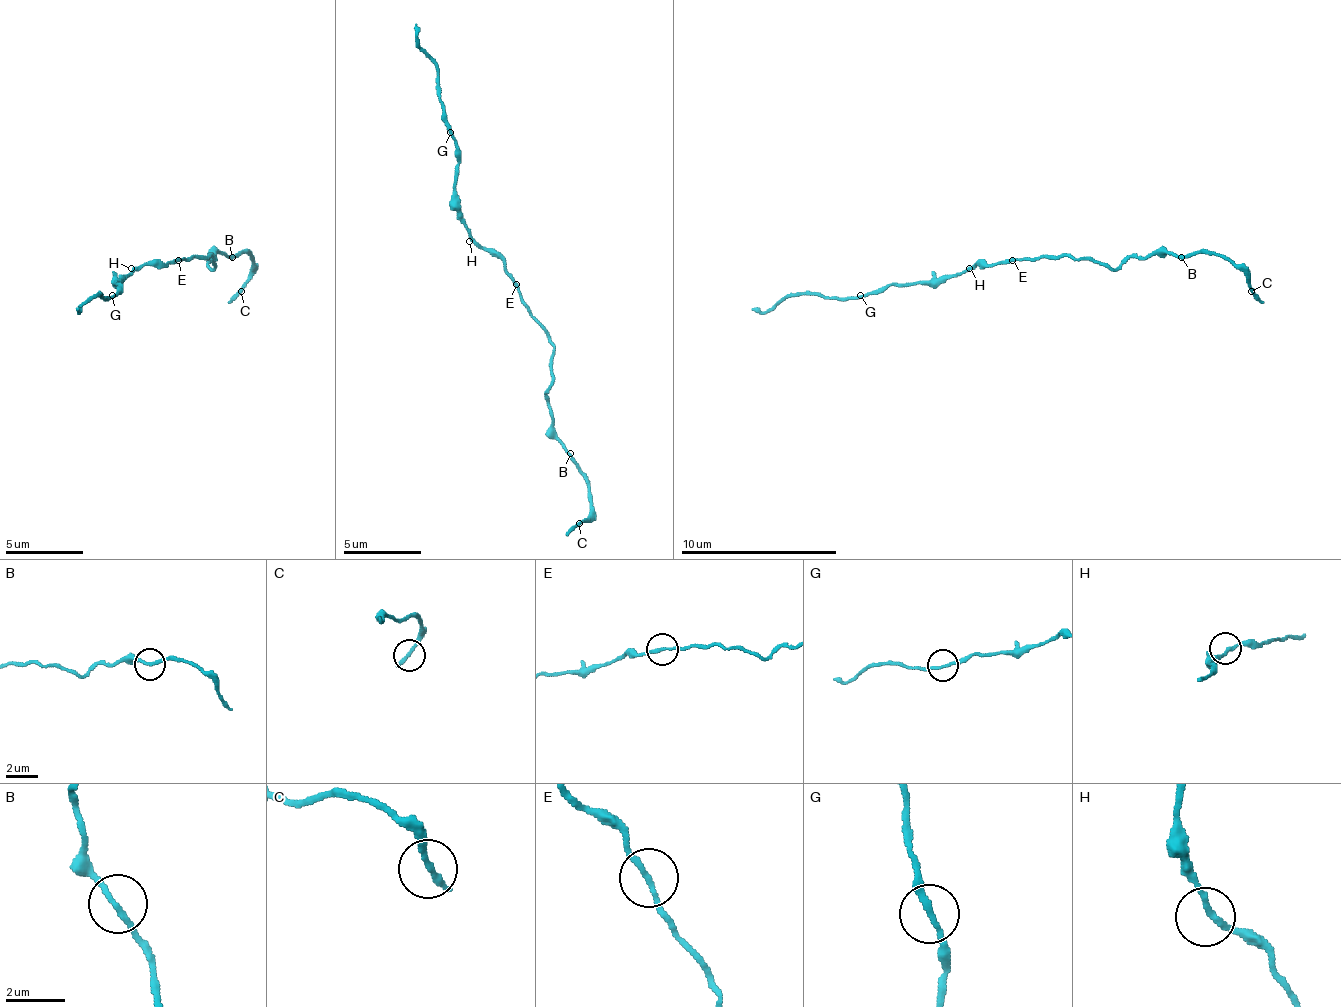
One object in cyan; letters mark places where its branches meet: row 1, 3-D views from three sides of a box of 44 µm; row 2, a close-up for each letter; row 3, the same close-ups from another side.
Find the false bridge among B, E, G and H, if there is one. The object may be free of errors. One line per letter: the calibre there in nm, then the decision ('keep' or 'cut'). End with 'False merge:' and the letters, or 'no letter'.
B: calibre 180 nm; keep
E: calibre 180 nm; keep
G: calibre 180 nm; keep
H: calibre 190 nm; keep
False merge: no letter

